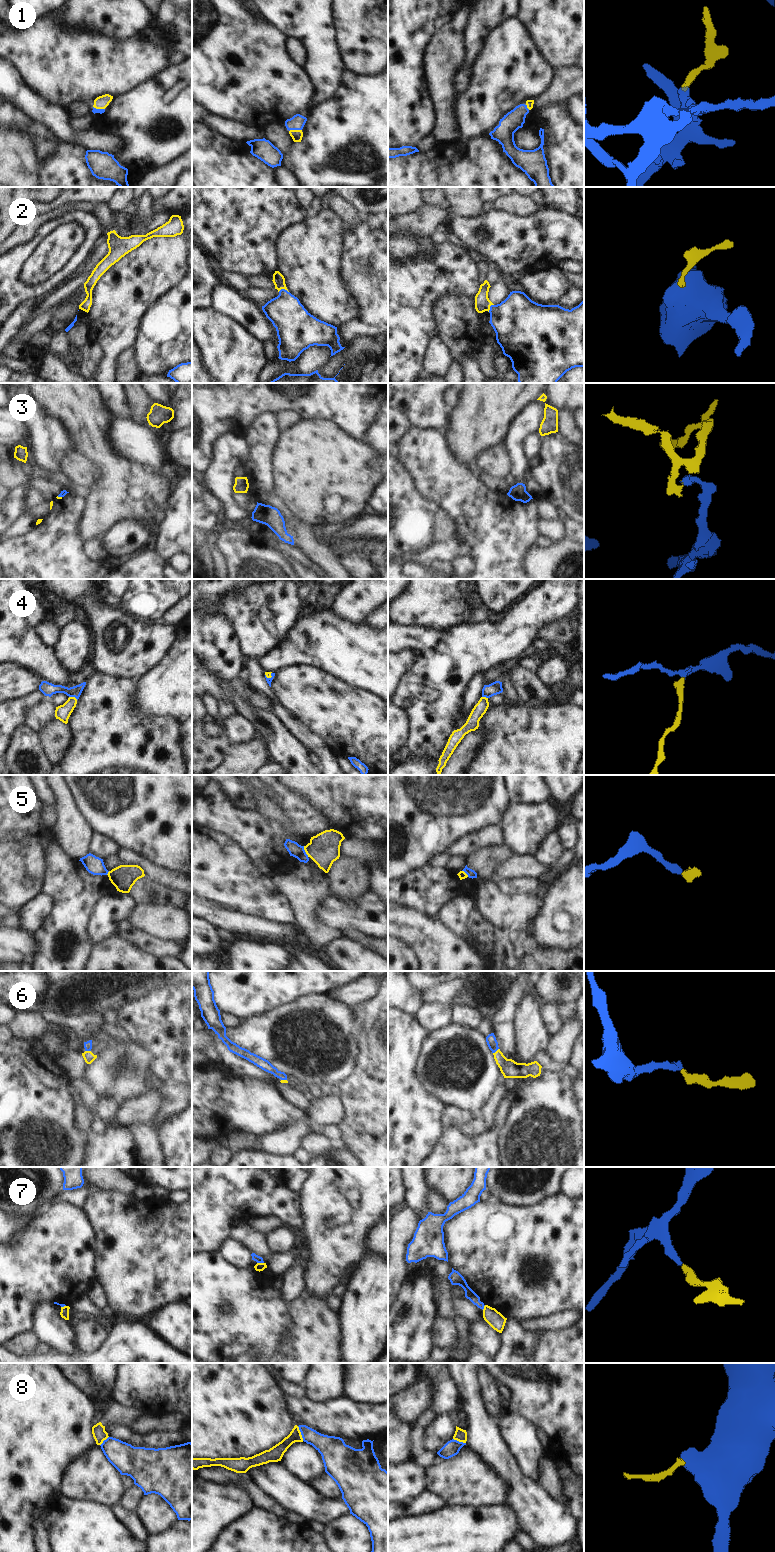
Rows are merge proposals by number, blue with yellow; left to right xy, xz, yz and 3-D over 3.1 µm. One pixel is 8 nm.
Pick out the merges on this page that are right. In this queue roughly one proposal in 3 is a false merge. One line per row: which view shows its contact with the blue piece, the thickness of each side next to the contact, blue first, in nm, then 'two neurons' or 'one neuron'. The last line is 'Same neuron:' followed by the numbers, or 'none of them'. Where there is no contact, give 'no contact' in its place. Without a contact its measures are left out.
1: contact in xz; calibres 120 and 90 nm; one neuron
2: contact in xz; calibres 280 and 100 nm; one neuron
3: contact in xy; calibres 50 and 20 nm; two neurons
4: contact in xy; calibres 110 and 120 nm; one neuron
5: contact in xz; calibres 110 and 260 nm; two neurons
6: contact in xy; calibres 60 and 90 nm; one neuron
7: contact in xz; calibres 60 and 70 nm; two neurons
8: contact in xz; calibres 180 and 110 nm; two neurons
Same neuron: 1, 2, 4, 6

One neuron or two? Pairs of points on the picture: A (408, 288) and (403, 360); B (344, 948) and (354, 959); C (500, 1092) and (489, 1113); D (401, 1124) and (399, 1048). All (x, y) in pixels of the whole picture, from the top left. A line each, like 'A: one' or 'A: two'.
A: one
B: one
C: one
D: one

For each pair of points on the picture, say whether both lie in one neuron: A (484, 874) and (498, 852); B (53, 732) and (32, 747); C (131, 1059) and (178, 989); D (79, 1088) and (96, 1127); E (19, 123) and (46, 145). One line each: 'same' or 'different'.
A: same
B: different
C: different
D: same
E: same

